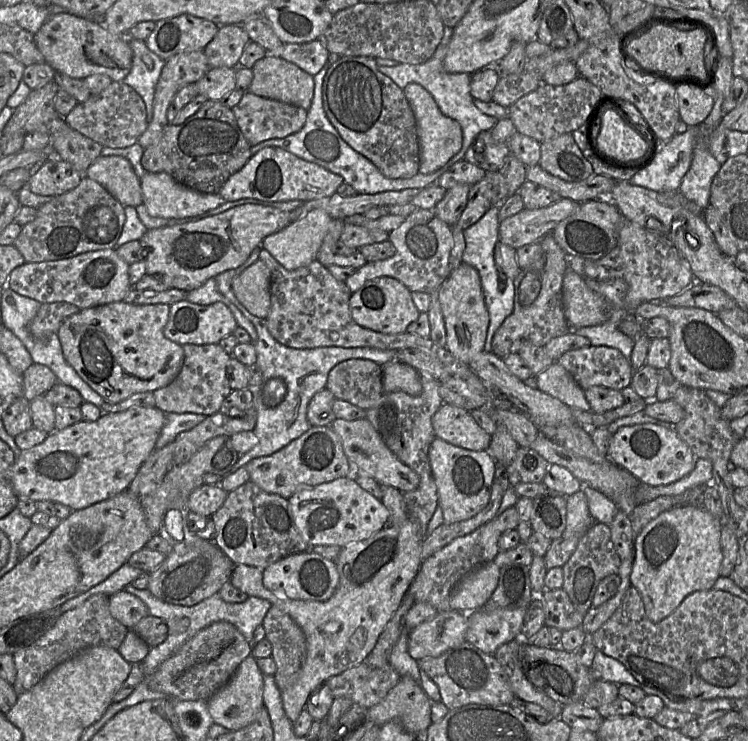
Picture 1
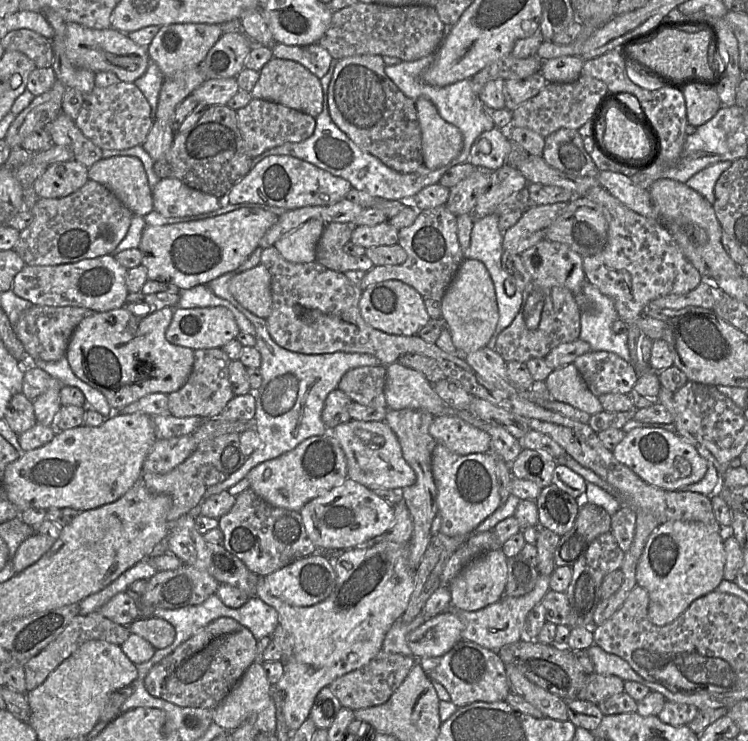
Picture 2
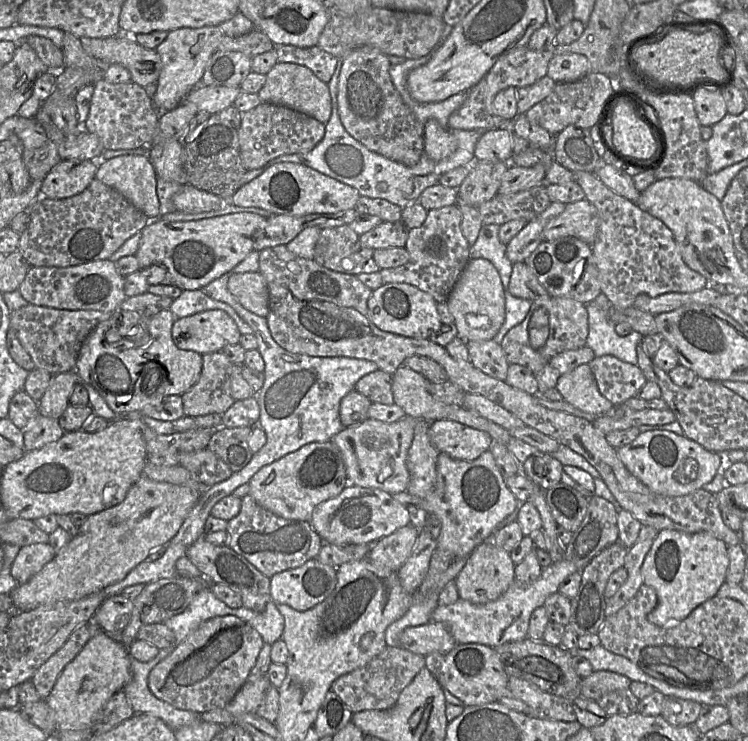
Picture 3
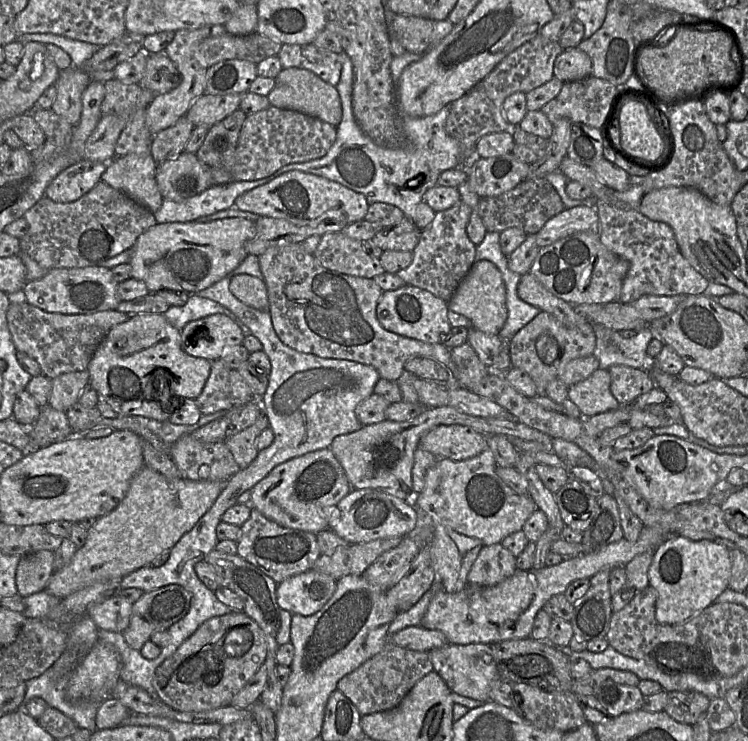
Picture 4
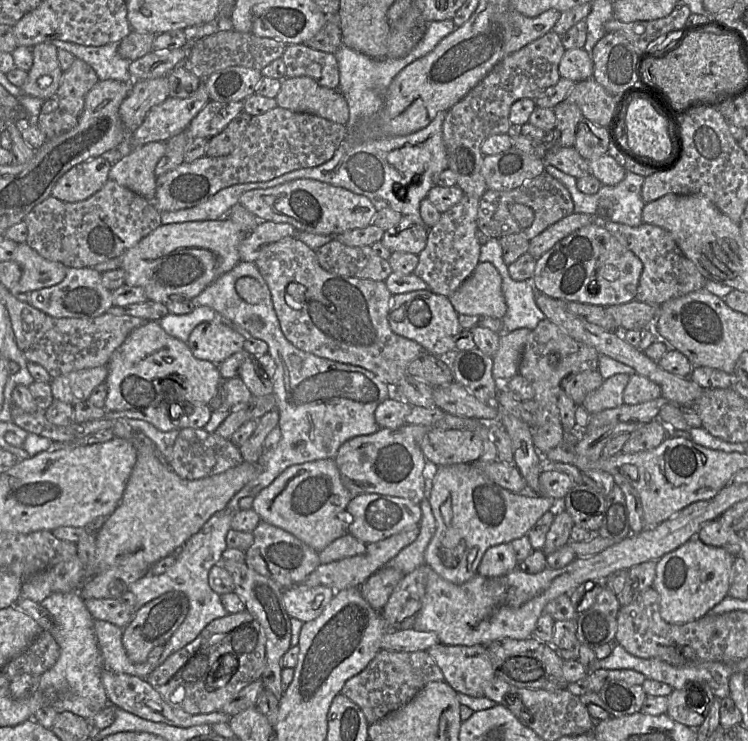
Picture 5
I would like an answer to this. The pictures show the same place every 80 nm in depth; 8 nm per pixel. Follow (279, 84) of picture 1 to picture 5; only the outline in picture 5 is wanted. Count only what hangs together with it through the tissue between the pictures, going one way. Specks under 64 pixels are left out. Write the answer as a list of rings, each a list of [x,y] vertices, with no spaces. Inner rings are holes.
[[[285,77],[275,100],[277,106],[293,112],[310,113],[342,125],[349,121],[343,95],[337,89],[320,86],[310,77]]]

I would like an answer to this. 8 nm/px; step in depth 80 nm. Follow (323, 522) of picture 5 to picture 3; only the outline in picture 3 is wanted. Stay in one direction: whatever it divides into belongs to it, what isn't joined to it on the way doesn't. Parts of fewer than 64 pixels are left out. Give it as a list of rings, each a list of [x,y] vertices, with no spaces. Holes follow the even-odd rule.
[[[332,441],[313,442],[259,469],[250,479],[250,495],[257,504],[285,519],[310,522],[314,508],[338,496],[349,484],[339,449]]]

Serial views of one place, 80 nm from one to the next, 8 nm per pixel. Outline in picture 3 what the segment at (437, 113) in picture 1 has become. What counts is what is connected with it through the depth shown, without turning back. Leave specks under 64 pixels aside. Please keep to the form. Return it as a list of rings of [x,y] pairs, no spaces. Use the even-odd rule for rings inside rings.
[[[435,119],[424,124],[424,152],[428,158],[441,161],[457,149],[457,139],[448,129],[444,129]]]

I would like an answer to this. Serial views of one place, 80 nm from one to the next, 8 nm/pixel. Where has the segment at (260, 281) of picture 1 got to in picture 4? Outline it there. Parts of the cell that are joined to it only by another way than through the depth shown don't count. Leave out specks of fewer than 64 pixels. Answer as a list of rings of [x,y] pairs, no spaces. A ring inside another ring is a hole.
[[[238,274],[229,283],[230,292],[242,303],[261,311],[269,311],[267,287],[263,279]]]

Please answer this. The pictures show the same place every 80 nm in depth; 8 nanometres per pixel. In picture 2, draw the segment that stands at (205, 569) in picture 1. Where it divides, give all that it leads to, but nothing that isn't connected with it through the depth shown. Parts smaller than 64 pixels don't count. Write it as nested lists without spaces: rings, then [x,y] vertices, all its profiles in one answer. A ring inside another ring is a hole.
[[[185,563],[175,570],[158,571],[148,580],[145,591],[140,594],[138,605],[141,617],[152,616],[153,610],[157,608],[178,609],[201,604],[210,595],[216,593],[219,585],[217,580],[208,572]]]

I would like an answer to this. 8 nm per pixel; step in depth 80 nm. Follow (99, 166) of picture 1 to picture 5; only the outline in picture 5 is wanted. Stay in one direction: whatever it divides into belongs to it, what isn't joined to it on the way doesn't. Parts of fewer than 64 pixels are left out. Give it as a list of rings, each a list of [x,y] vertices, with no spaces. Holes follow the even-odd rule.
[[[150,142],[134,148],[111,165],[108,178],[153,201],[156,193],[155,168],[165,150],[165,142]]]

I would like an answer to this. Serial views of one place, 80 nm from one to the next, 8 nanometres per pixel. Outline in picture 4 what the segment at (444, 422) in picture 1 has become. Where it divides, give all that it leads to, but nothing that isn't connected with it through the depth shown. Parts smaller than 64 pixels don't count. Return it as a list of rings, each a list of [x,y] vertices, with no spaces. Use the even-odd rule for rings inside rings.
[[[440,425],[426,432],[419,446],[438,459],[463,461],[488,447],[487,437],[462,425]]]

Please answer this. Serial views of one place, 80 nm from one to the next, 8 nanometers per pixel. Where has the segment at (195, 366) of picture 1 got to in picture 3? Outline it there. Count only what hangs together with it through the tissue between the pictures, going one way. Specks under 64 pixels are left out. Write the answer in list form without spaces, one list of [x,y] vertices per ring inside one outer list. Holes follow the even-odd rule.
[[[221,352],[202,355],[199,380],[182,397],[185,416],[223,414],[235,402],[231,394],[233,363]]]

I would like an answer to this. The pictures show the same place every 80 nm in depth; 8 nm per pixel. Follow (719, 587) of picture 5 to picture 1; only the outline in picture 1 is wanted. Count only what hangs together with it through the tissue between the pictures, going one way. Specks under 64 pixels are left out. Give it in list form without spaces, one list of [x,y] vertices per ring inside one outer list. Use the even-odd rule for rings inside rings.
[[[682,505],[662,512],[635,537],[630,582],[639,591],[651,622],[668,617],[688,595],[712,589],[723,559],[720,532],[720,520],[703,507]]]

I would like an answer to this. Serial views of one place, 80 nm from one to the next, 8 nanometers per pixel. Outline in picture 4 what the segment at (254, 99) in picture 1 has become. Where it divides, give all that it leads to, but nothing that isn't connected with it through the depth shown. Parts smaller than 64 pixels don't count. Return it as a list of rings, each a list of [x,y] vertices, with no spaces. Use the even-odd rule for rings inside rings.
[[[274,106],[247,115],[238,138],[233,165],[233,181],[258,180],[282,167],[324,157],[337,136],[335,126],[318,118]]]

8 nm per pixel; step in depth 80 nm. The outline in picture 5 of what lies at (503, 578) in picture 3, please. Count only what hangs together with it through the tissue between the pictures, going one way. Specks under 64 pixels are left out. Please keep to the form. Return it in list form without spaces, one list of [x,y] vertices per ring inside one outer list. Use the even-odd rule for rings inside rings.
[[[499,544],[487,549],[477,569],[477,574],[484,577],[500,577],[517,568],[518,561],[513,547]]]

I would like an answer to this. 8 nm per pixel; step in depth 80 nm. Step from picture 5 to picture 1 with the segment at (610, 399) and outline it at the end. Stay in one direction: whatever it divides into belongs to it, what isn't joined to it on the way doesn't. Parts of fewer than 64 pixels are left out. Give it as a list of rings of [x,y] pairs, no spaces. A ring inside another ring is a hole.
[[[558,363],[534,376],[536,388],[558,399],[570,409],[590,411],[584,390],[575,382],[570,373]]]

